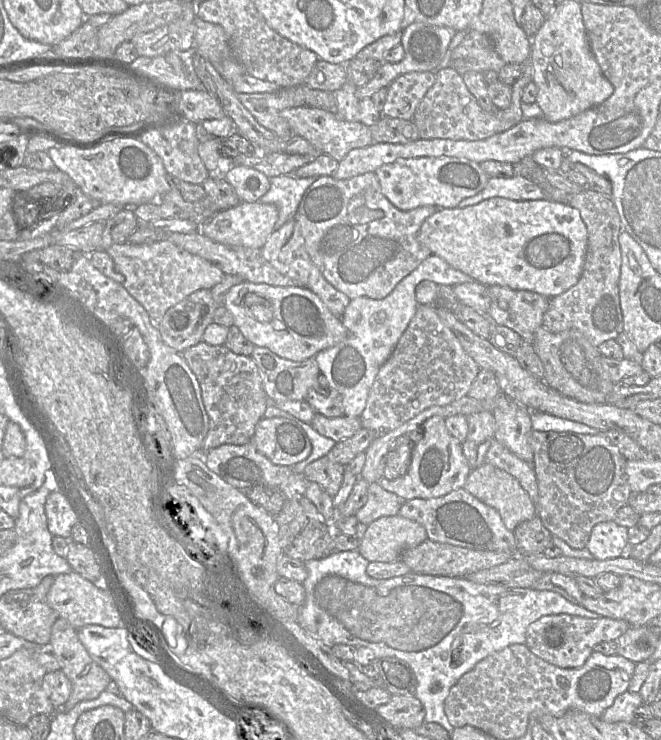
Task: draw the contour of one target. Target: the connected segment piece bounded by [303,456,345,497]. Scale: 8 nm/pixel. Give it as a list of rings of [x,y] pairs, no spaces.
[[[324,456],[310,463],[303,473],[309,481],[318,483],[334,497],[342,485],[344,472],[345,466]]]

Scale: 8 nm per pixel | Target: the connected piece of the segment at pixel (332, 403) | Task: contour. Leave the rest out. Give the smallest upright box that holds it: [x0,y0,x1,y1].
[306,374,343,418]

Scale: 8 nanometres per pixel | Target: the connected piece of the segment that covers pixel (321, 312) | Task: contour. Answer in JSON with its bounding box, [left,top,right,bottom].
[223,281,348,362]

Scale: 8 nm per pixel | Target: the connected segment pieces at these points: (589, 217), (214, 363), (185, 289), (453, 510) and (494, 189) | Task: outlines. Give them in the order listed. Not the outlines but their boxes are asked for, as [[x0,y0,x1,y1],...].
[[543,188,623,347],[180,341,270,453],[106,239,225,324],[398,487,517,554],[457,173,546,208]]

